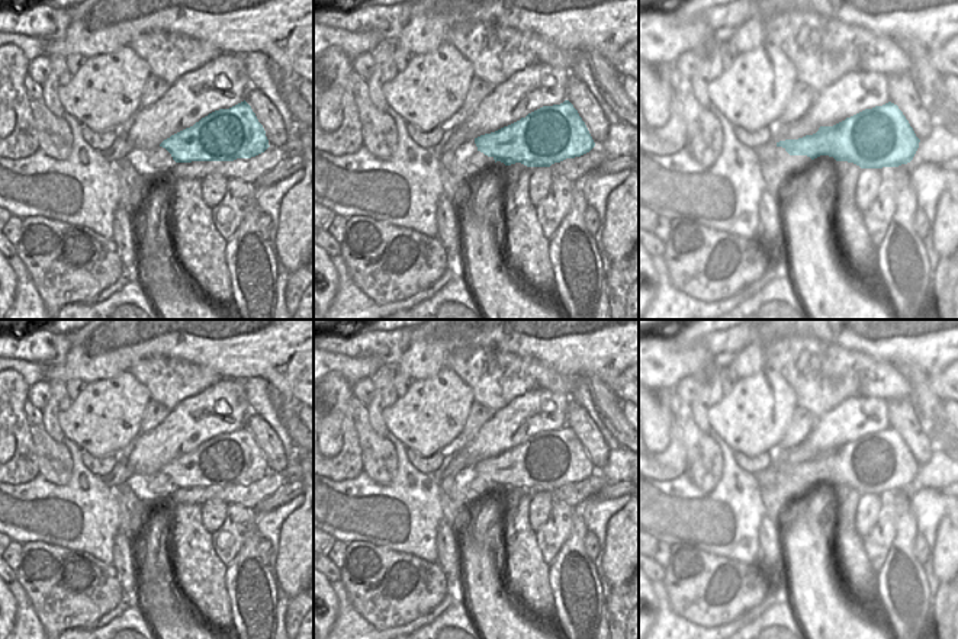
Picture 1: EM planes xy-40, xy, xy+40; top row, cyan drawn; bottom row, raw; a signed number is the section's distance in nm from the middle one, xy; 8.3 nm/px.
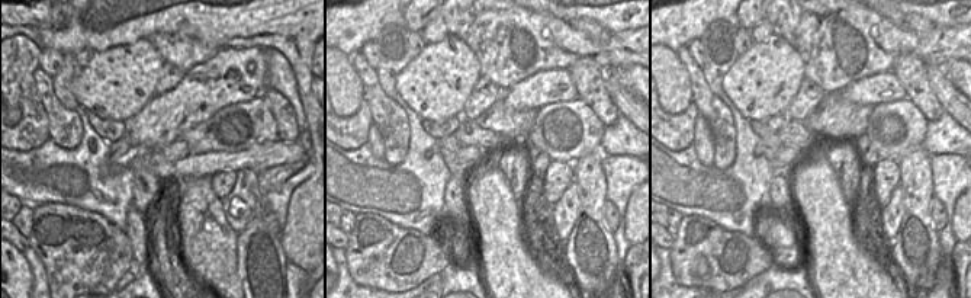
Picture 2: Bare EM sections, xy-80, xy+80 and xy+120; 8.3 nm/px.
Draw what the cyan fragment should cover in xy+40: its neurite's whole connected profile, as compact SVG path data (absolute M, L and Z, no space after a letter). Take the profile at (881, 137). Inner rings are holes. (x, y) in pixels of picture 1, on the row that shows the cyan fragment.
M897 105L865 109L813 135L777 142L790 155L820 155L861 168L898 167L913 160L920 139Z

